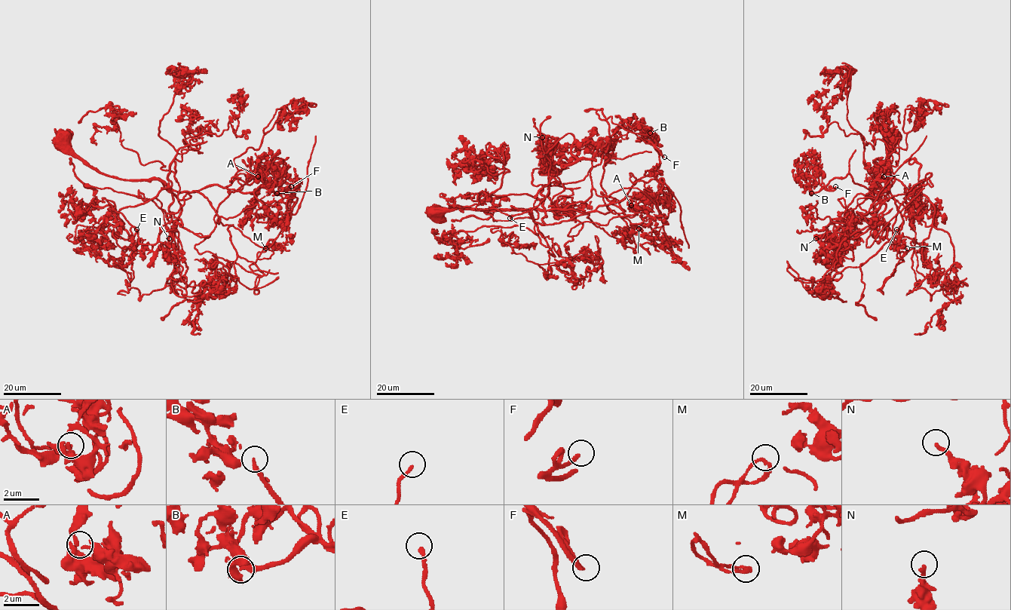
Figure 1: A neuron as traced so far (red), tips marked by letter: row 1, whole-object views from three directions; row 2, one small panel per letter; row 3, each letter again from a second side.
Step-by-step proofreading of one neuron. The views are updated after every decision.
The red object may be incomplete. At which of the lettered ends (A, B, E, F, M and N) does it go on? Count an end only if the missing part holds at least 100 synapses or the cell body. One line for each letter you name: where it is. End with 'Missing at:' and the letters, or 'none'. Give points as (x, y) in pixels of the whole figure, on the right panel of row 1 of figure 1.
E: at (896, 229)
Missing at: E

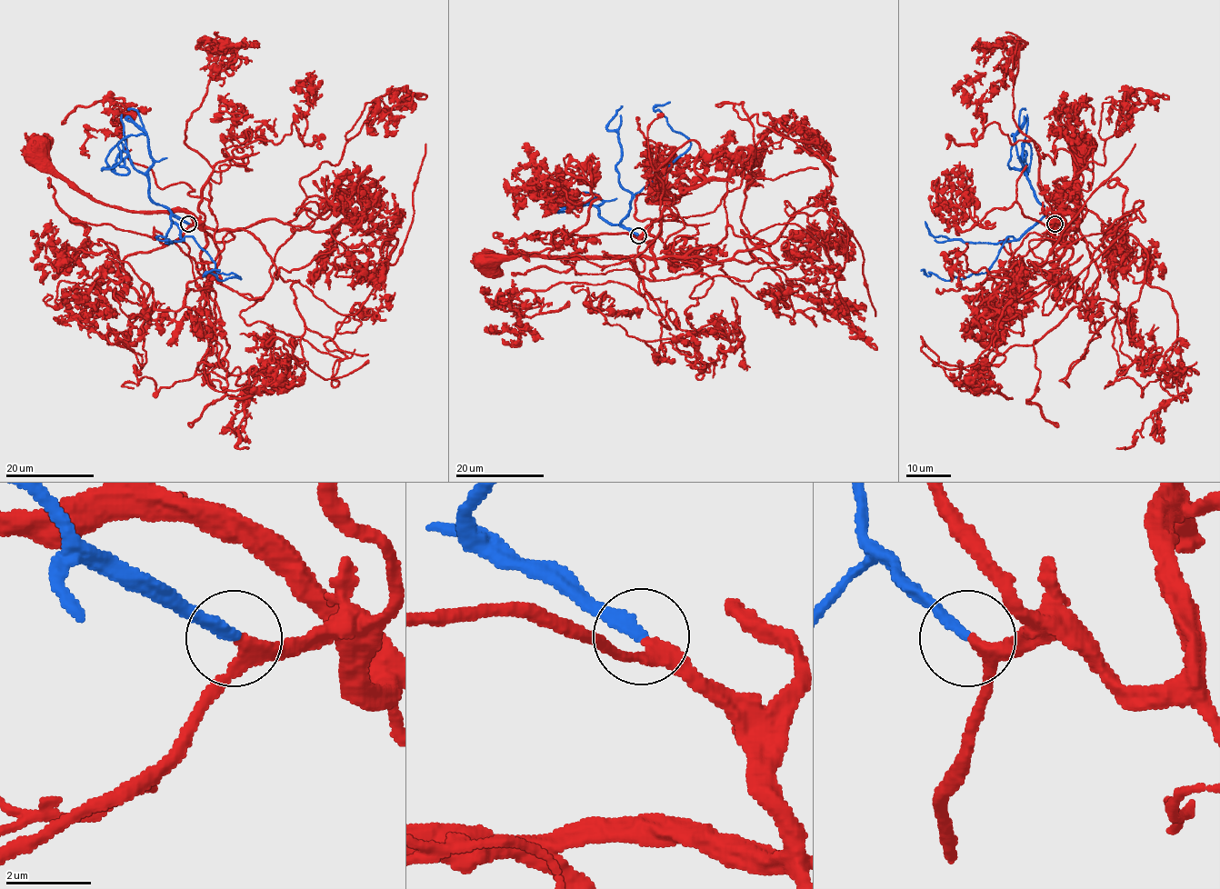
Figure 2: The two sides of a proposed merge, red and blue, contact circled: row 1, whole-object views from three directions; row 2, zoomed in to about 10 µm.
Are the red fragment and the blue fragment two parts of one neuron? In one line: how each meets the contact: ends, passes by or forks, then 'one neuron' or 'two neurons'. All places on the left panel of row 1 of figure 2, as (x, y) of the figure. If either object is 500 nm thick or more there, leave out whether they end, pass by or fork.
red passes by | blue ends | one neuron

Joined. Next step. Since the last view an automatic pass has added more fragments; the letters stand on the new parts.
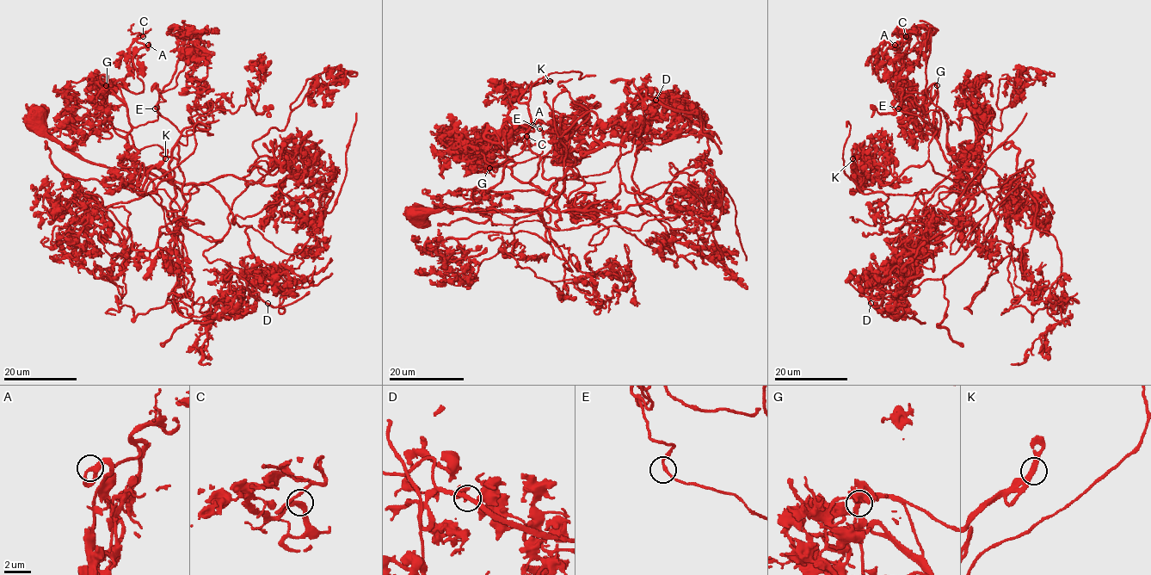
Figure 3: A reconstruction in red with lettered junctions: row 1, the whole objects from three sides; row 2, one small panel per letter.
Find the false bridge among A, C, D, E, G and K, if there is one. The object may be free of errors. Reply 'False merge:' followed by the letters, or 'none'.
False merge: none

